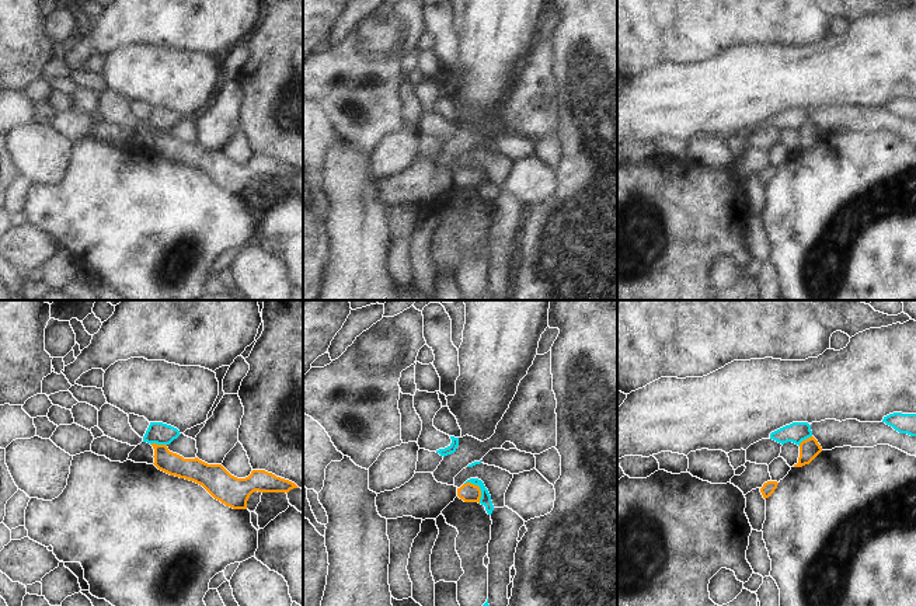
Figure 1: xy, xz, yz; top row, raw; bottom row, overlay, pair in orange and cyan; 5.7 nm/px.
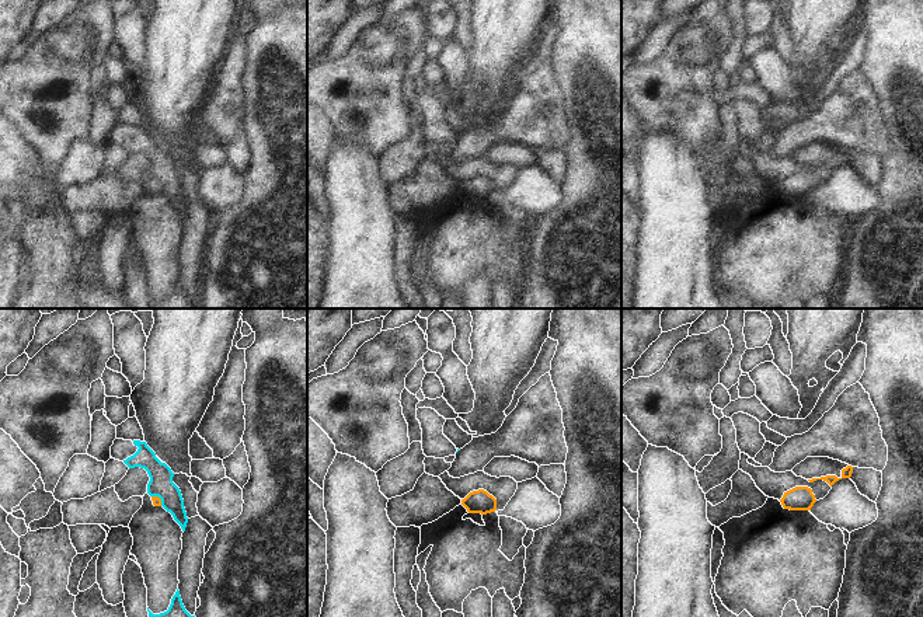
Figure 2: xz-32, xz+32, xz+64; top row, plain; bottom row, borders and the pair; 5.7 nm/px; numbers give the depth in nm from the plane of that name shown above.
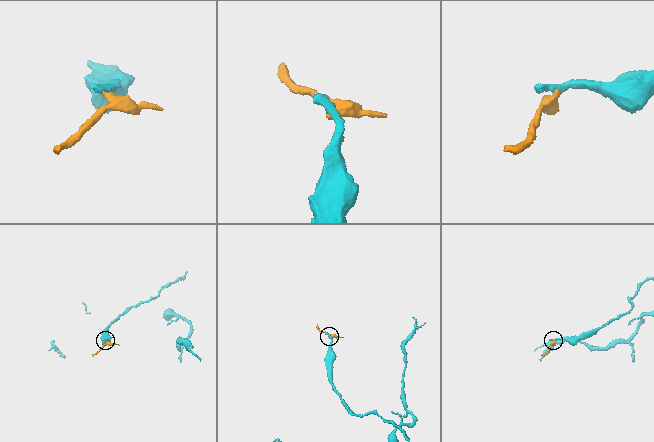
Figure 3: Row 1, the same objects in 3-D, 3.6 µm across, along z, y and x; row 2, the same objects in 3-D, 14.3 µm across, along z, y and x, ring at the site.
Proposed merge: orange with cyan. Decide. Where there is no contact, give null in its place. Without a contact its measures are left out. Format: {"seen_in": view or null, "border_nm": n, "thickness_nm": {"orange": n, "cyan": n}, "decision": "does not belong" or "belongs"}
{"seen_in": "xz", "border_nm": 150, "thickness_nm": {"orange": 110, "cyan": 60}, "decision": "does not belong"}

